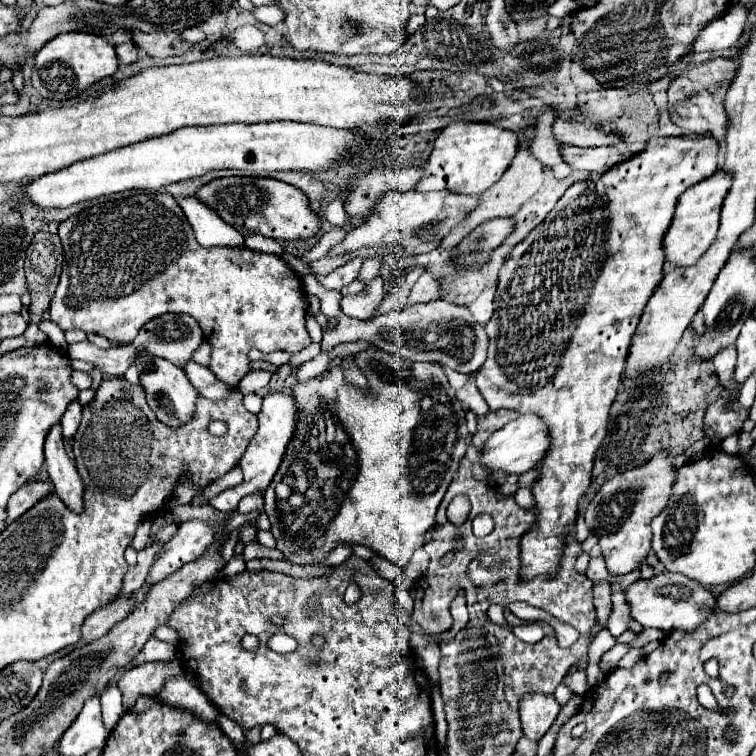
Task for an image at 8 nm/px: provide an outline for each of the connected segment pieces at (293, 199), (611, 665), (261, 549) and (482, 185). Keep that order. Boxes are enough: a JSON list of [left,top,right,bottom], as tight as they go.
[[196,176,322,240],[600,644,630,674],[243,543,286,562],[418,122,520,196]]

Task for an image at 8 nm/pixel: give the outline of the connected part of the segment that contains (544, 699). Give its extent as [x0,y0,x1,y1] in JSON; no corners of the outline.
[520,694,560,740]

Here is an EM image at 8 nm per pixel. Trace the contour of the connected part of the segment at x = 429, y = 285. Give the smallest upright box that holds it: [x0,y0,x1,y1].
[408,274,442,304]

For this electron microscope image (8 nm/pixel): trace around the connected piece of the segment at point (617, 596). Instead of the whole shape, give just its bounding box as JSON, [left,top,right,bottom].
[608,588,632,638]

